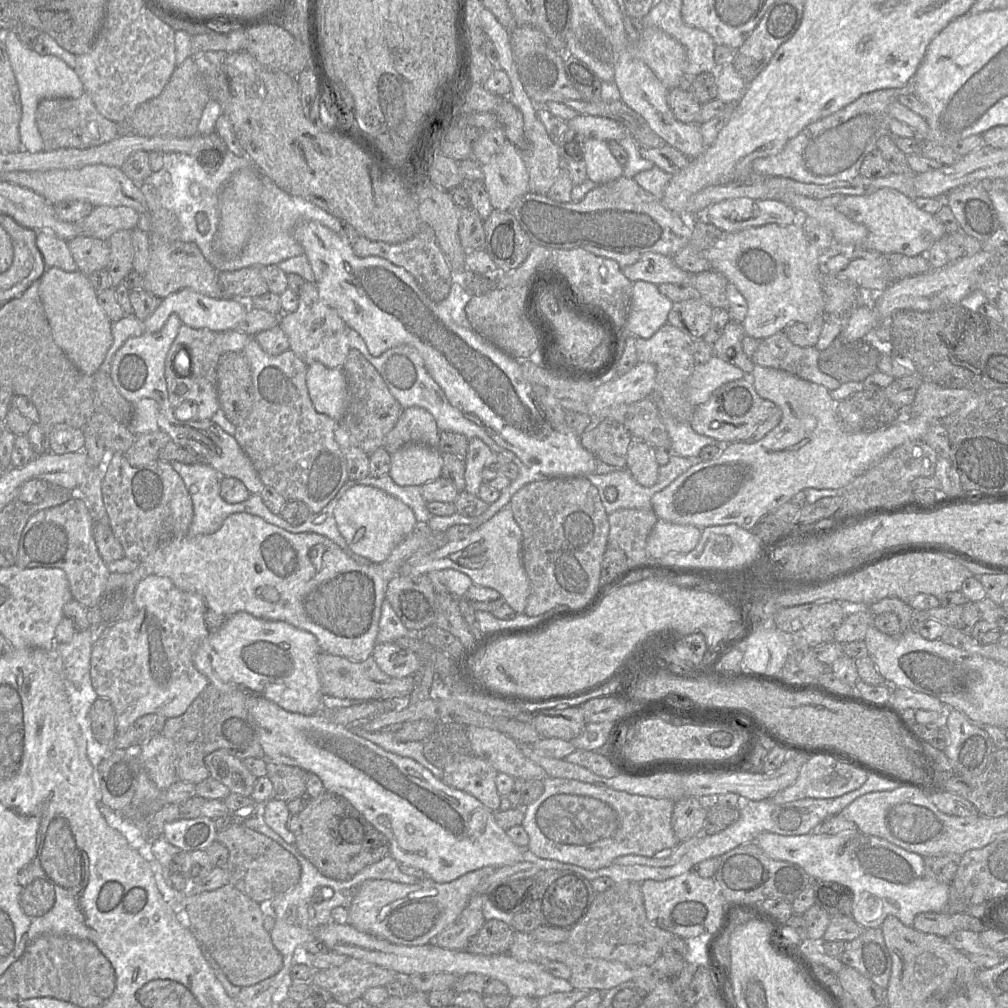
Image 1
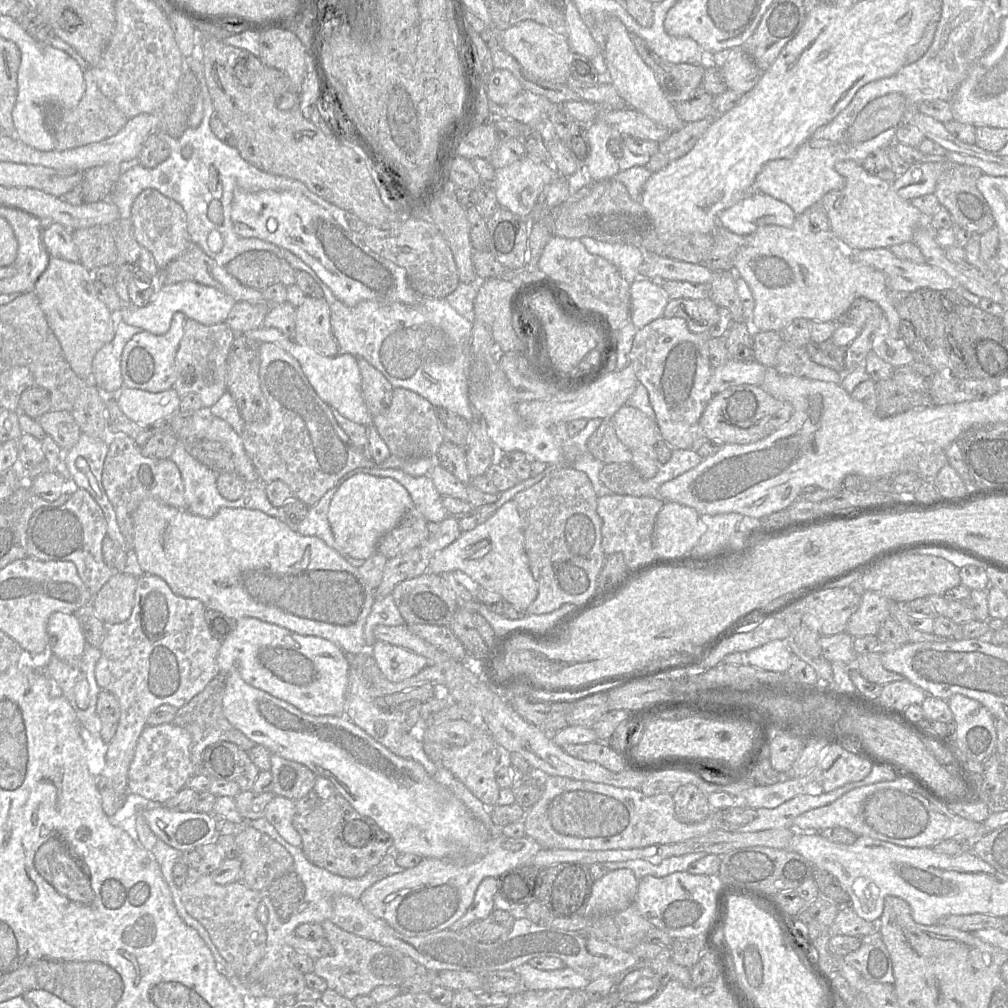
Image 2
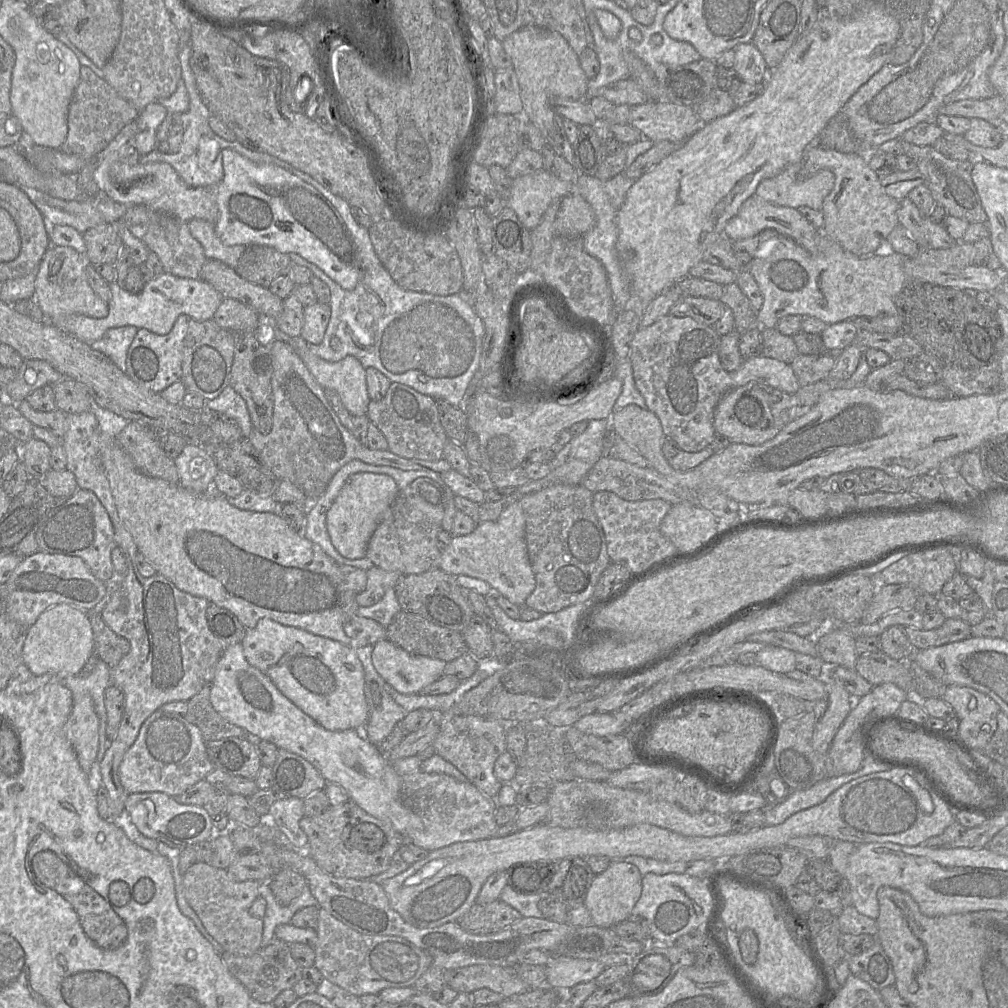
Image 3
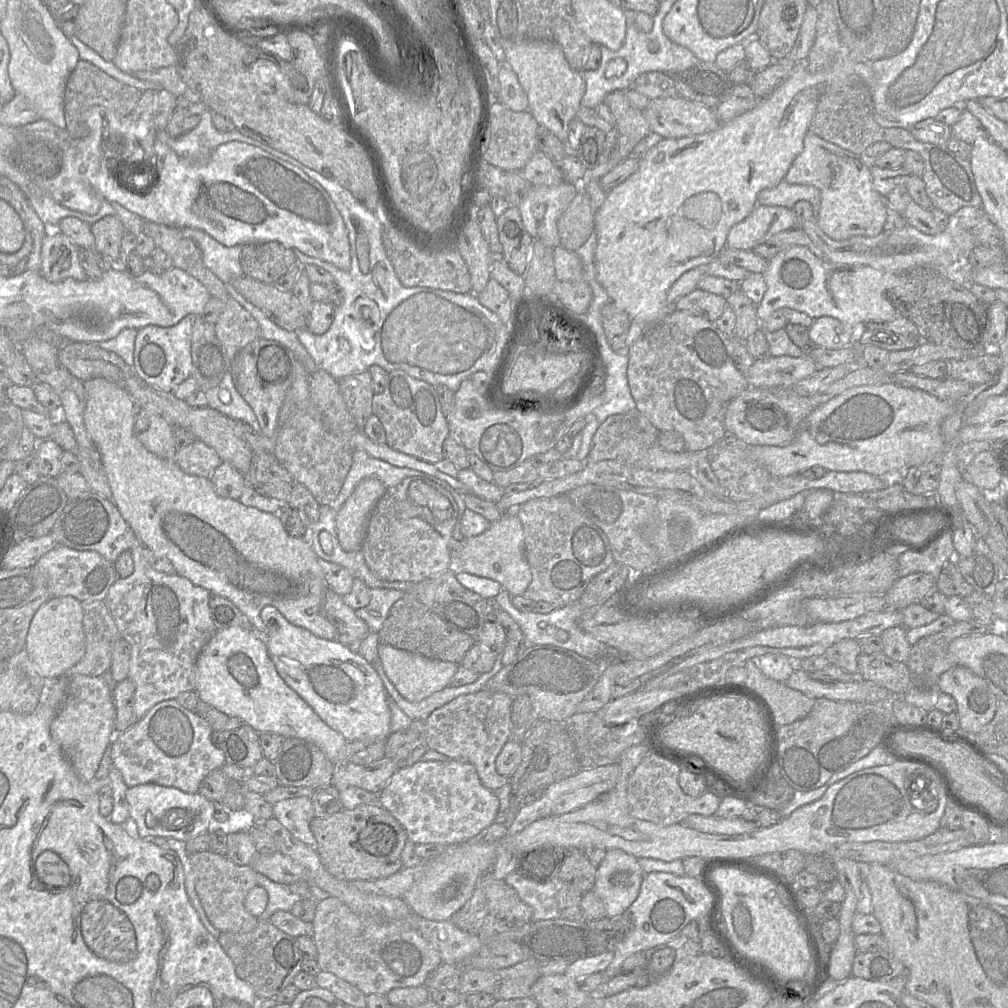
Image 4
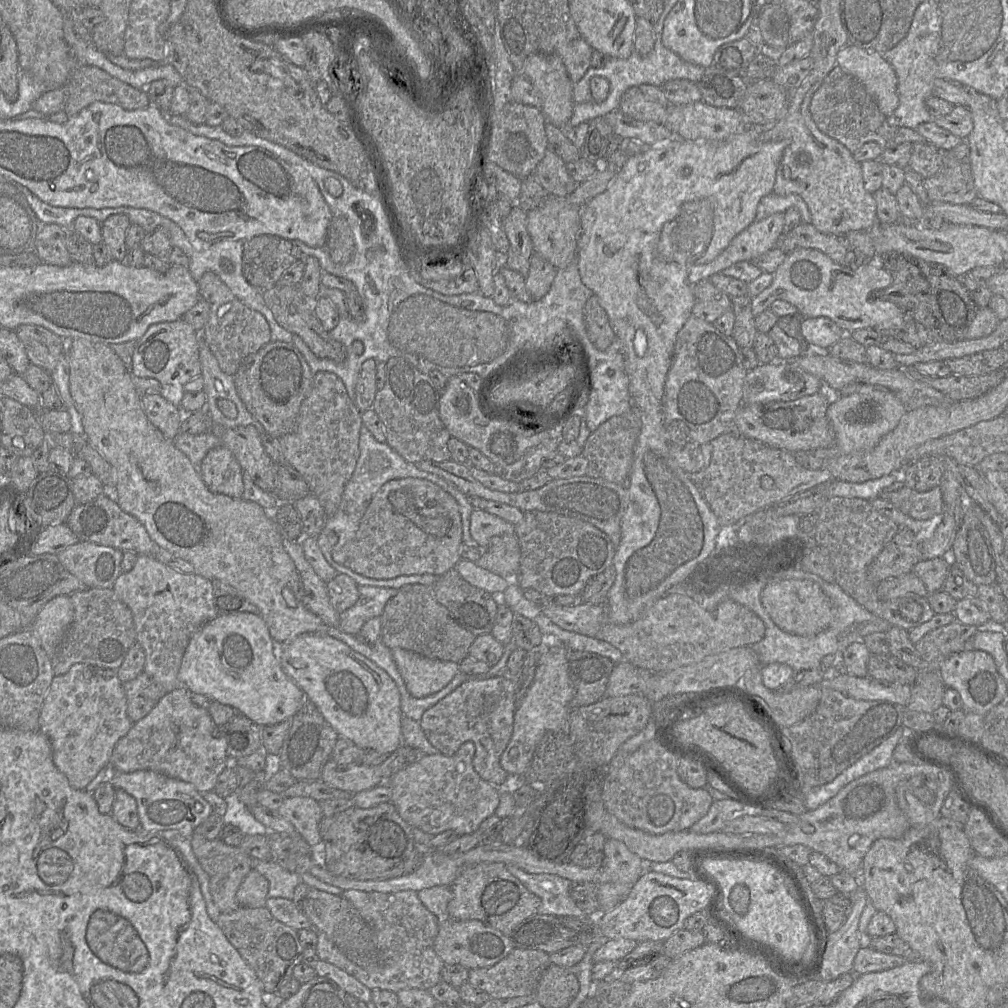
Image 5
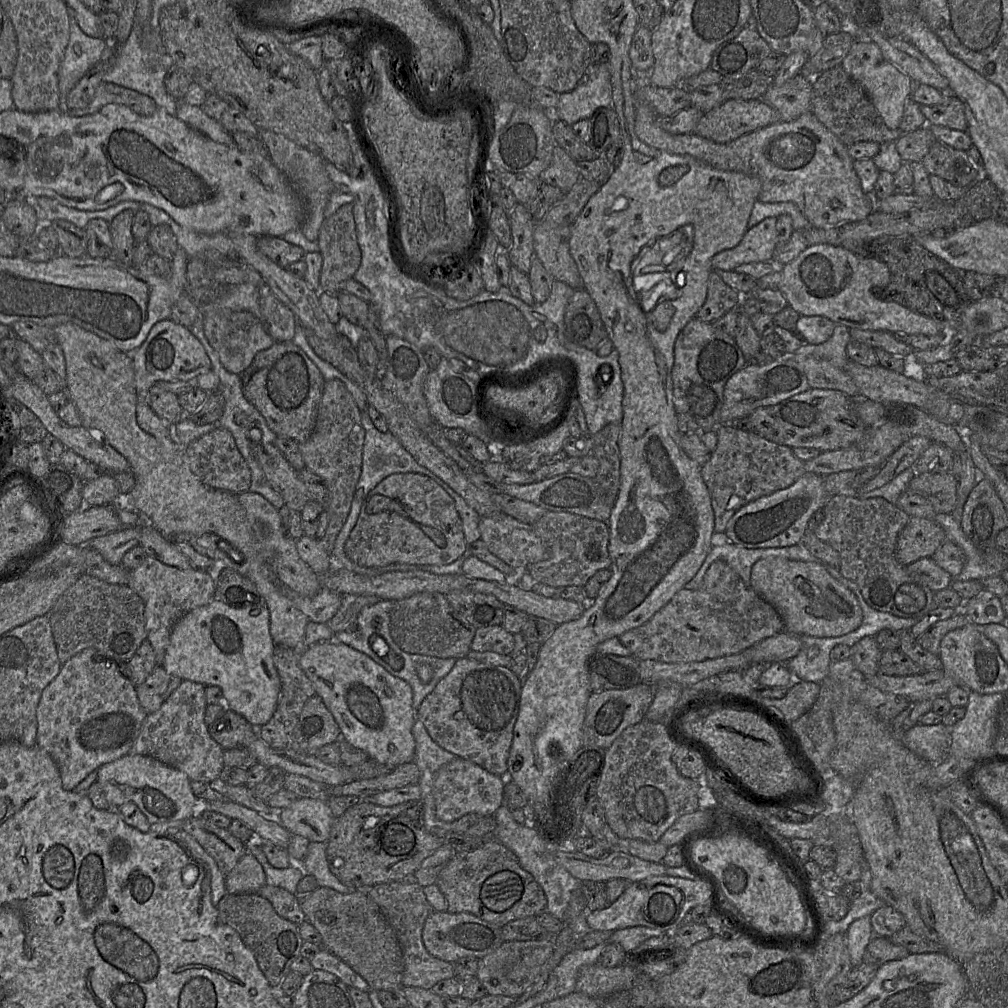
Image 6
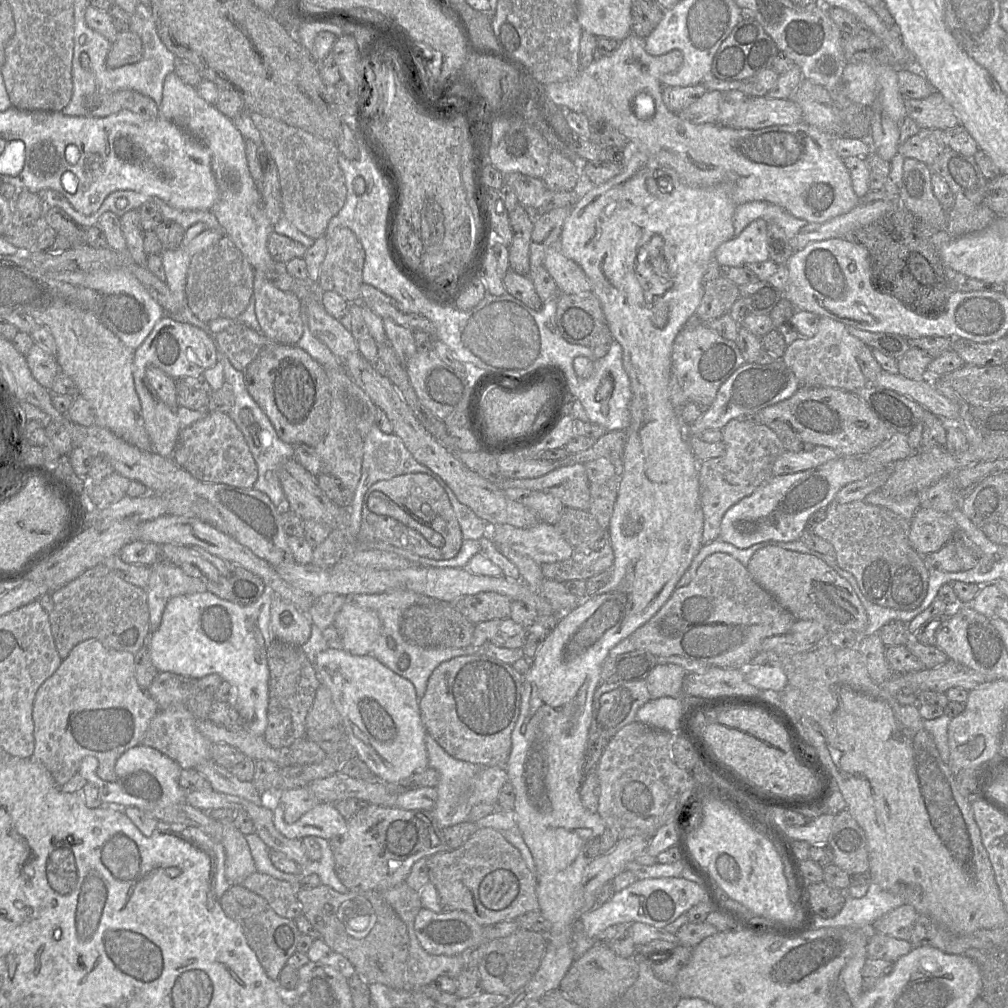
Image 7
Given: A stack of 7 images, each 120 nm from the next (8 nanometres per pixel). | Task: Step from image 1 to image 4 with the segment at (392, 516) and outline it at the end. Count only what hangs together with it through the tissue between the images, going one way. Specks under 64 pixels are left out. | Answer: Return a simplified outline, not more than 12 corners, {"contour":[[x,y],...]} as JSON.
{"contour":[[365,478],[338,511],[344,551],[360,550],[386,487]]}

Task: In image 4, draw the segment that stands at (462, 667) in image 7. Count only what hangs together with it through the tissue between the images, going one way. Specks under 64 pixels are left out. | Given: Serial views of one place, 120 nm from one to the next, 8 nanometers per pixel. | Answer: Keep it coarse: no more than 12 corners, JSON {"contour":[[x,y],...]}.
{"contour":[[460,695],[425,720],[425,744],[496,791],[513,699]]}

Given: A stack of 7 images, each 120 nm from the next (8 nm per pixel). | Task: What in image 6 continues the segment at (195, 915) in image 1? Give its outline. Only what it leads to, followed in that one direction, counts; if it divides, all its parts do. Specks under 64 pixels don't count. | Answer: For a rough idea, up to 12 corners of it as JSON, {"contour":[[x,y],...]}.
{"contour":[[201,816],[182,829],[224,876],[248,852],[228,829]]}

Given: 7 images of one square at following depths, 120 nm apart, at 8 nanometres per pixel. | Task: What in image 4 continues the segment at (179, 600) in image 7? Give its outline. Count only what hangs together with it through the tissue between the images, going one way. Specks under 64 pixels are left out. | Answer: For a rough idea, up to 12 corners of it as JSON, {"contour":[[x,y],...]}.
{"contour":[[256,629],[216,632],[196,662],[199,700],[317,745],[347,740],[278,674]]}

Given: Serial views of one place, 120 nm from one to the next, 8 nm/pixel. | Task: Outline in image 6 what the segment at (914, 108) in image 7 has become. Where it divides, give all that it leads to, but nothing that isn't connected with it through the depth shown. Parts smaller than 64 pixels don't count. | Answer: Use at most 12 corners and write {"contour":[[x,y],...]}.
{"contour":[[947,92],[944,103],[920,105],[929,125],[967,131],[964,104]]}

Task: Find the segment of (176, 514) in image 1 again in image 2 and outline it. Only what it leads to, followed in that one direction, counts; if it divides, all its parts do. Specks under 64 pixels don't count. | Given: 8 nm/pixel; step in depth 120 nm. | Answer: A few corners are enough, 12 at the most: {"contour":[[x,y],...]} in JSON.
{"contour":[[123,433],[109,441],[102,484],[128,549],[143,500],[186,509],[171,459],[145,457]]}

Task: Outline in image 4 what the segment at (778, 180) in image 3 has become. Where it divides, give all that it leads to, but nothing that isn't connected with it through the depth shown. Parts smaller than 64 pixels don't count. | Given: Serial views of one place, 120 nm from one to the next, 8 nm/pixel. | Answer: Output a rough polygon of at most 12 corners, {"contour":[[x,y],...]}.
{"contour":[[789,184],[757,195],[757,205],[792,208],[808,201],[817,217],[821,192],[815,186]]}

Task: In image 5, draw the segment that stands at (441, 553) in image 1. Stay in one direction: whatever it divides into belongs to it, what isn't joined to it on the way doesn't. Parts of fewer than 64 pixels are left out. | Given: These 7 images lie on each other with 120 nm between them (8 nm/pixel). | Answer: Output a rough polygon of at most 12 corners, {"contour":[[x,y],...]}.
{"contour":[[516,535],[493,537],[476,564],[504,579],[516,577]]}

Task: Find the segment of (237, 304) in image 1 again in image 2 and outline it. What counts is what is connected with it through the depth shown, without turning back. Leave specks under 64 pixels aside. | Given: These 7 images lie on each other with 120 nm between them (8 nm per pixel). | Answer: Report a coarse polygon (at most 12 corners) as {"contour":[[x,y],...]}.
{"contour":[[193,281],[157,284],[148,305],[117,318],[152,334],[180,311],[201,324],[225,323],[236,301]]}

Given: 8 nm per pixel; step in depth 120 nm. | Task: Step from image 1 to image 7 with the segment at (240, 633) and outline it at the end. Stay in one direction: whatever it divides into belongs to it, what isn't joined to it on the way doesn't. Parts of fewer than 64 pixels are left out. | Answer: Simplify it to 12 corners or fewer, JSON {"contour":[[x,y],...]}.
{"contour":[[338,646],[314,668],[385,783],[429,767],[414,685]]}

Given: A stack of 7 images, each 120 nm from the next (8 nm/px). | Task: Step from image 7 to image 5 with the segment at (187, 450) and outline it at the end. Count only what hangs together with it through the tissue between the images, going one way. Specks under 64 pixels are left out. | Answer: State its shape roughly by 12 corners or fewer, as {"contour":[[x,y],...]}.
{"contour":[[222,444],[199,473],[212,493],[242,497],[243,469]]}

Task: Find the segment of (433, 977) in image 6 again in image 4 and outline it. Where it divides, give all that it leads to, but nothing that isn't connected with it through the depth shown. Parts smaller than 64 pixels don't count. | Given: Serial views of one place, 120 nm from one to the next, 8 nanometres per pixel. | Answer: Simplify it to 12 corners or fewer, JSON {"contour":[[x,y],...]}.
{"contour":[[317,903],[316,962],[366,996],[424,986],[442,963],[400,921]]}

